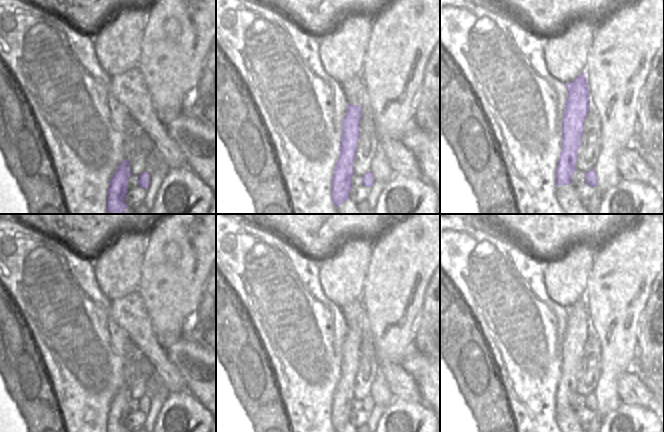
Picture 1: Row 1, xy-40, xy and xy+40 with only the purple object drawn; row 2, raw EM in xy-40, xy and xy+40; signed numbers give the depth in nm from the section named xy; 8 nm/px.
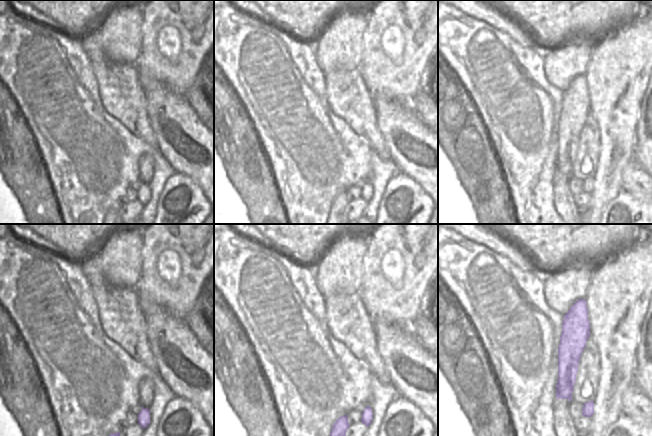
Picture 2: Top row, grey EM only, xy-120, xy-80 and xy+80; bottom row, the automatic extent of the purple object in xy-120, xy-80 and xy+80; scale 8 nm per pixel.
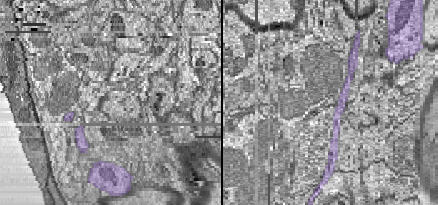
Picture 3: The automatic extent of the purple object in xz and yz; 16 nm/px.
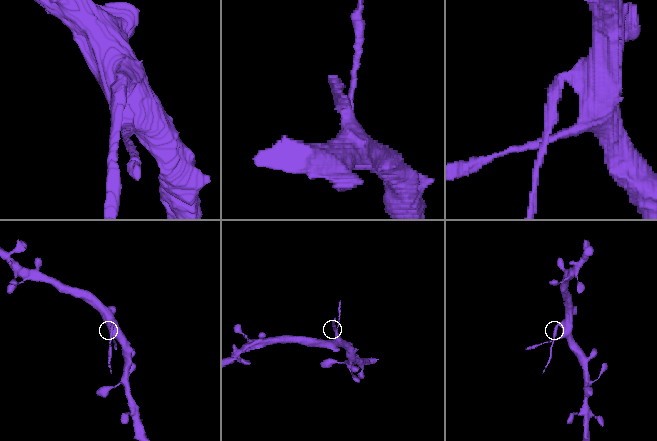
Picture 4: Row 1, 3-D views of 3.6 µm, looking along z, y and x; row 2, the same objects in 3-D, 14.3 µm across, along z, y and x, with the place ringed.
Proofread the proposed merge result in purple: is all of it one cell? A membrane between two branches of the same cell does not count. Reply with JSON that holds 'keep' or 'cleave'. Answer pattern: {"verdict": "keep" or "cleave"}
{"verdict": "cleave"}

